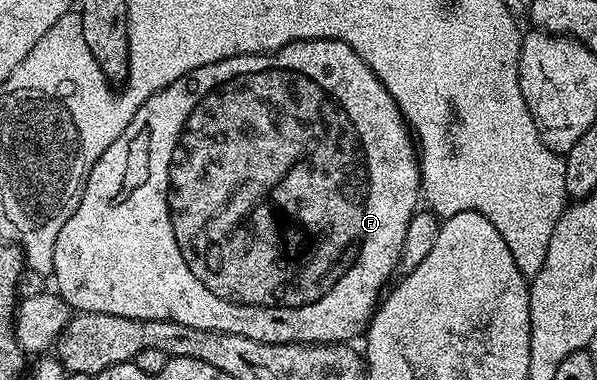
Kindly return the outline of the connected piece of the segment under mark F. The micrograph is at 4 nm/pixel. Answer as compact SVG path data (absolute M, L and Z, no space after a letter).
M296 40L293 44L286 44L279 48L277 52L224 58L220 62L200 66L196 70L184 74L184 78L176 78L176 82L172 82L172 86L164 86L164 90L152 94L152 98L148 98L148 102L144 102L144 106L140 106L140 110L136 110L136 114L130 119L128 126L120 134L120 138L116 138L116 142L112 142L112 146L108 146L108 150L104 150L104 154L100 154L96 166L92 166L92 170L88 174L82 197L72 218L68 218L68 222L64 222L64 226L60 226L60 234L56 234L54 271L52 273L52 281L54 280L55 285L53 284L53 287L62 297L62 301L75 313L99 312L100 314L116 314L124 318L184 322L184 326L200 326L200 330L220 330L228 334L244 334L244 338L256 338L256 342L272 342L273 344L341 344L350 342L355 339L353 336L361 337L365 333L366 325L369 324L374 309L380 303L380 293L391 283L390 275L395 275L400 258L400 246L404 246L404 233L408 230L408 222L420 208L421 182L422 174L420 160L416 155L416 144L412 139L412 132L406 119L402 117L402 111L398 109L392 94L388 94L388 90L380 82L380 78L376 78L376 74L366 65L364 58L360 58L360 54L356 54L356 50L352 50L352 46L339 40Z

